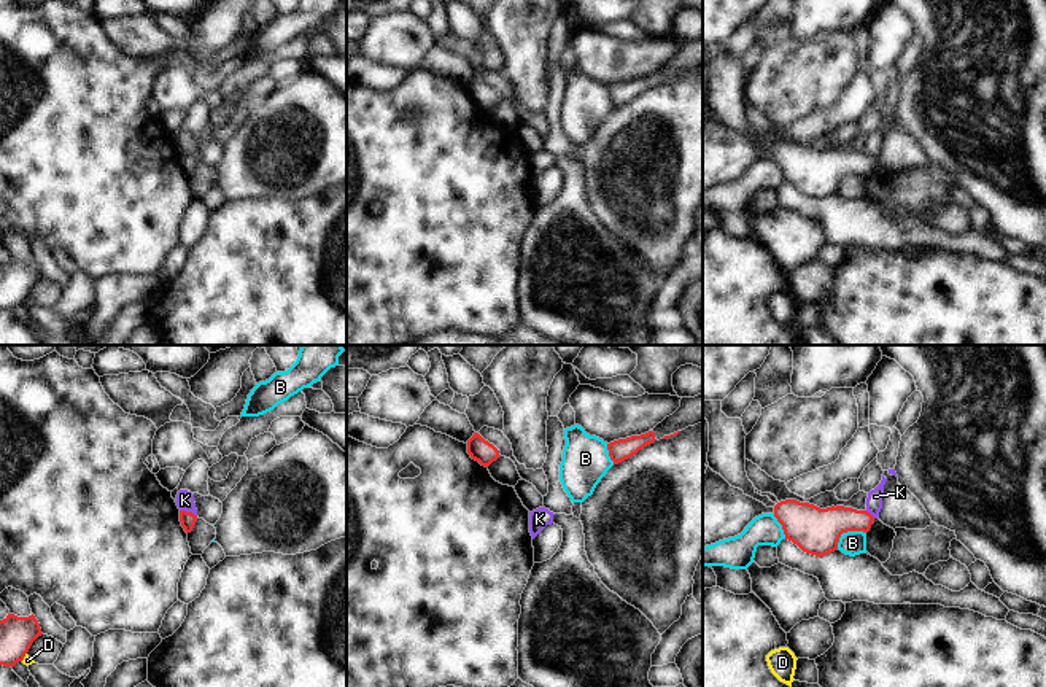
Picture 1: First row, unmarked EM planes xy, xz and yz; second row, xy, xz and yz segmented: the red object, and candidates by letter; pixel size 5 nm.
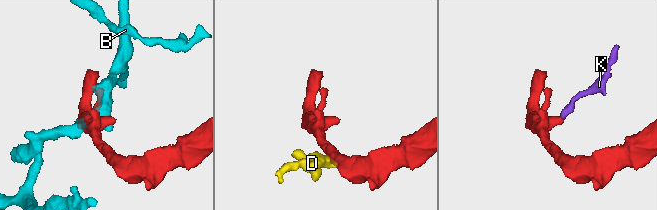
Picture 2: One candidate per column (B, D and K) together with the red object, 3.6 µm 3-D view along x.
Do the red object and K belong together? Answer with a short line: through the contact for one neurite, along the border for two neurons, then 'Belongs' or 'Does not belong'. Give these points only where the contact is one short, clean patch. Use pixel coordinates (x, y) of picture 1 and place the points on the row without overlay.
Line: xy (180, 153), (191, 155), (196, 159). Does not belong.

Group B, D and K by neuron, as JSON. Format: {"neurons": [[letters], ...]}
{"neurons": [["B"], ["D"], ["K"]]}

